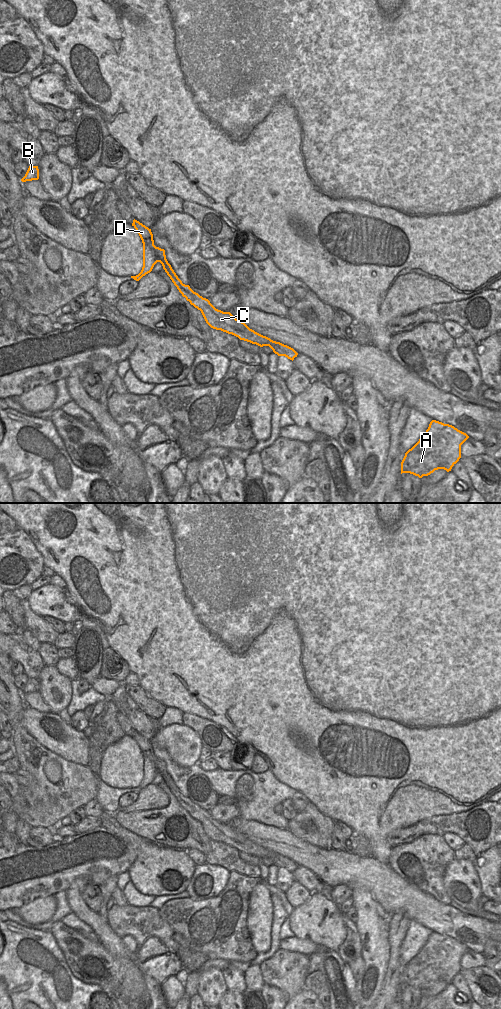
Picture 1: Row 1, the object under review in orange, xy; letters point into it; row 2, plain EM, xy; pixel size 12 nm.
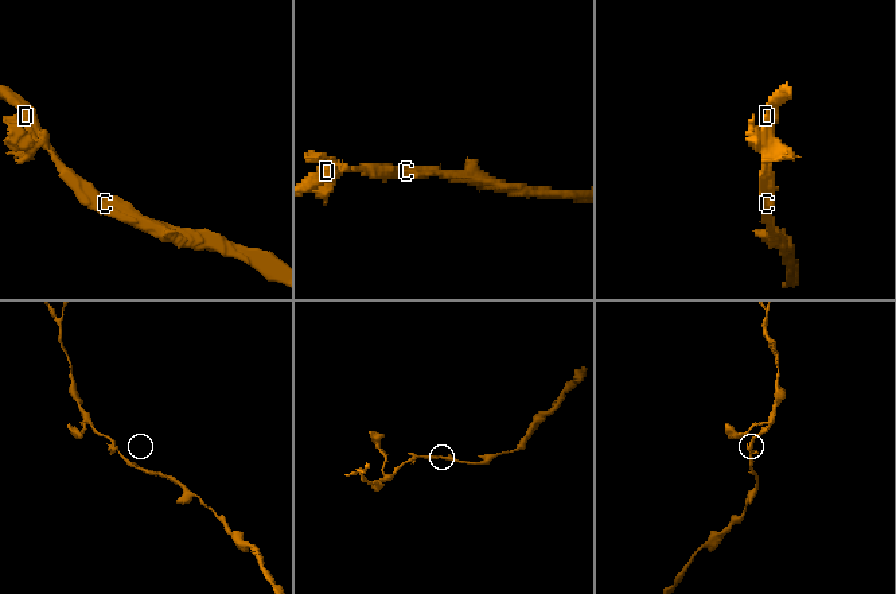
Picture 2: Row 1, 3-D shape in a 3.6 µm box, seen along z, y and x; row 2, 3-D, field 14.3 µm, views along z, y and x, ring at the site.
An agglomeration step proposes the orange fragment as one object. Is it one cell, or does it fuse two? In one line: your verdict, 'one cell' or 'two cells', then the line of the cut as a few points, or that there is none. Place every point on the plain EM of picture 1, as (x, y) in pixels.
one cell; cut none

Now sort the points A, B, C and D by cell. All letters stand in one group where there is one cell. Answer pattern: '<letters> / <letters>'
A B C D

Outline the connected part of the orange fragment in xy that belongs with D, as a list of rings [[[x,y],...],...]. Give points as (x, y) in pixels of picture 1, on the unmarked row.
[[[135,731],[133,732],[132,738],[138,744],[143,755],[143,779],[138,787],[131,788],[131,790],[139,793],[143,788],[152,783],[157,774],[160,774],[182,808],[185,809],[191,817],[201,823],[206,835],[211,840],[232,846],[240,852],[256,856],[260,859],[269,858],[278,868],[285,868],[292,873],[297,869],[298,865],[293,860],[255,844],[244,834],[236,831],[230,824],[223,824],[216,821],[208,811],[194,804],[189,797],[183,796],[168,775],[165,762],[154,757],[151,741]]]

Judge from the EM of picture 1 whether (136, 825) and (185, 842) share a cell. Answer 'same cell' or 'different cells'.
same cell

